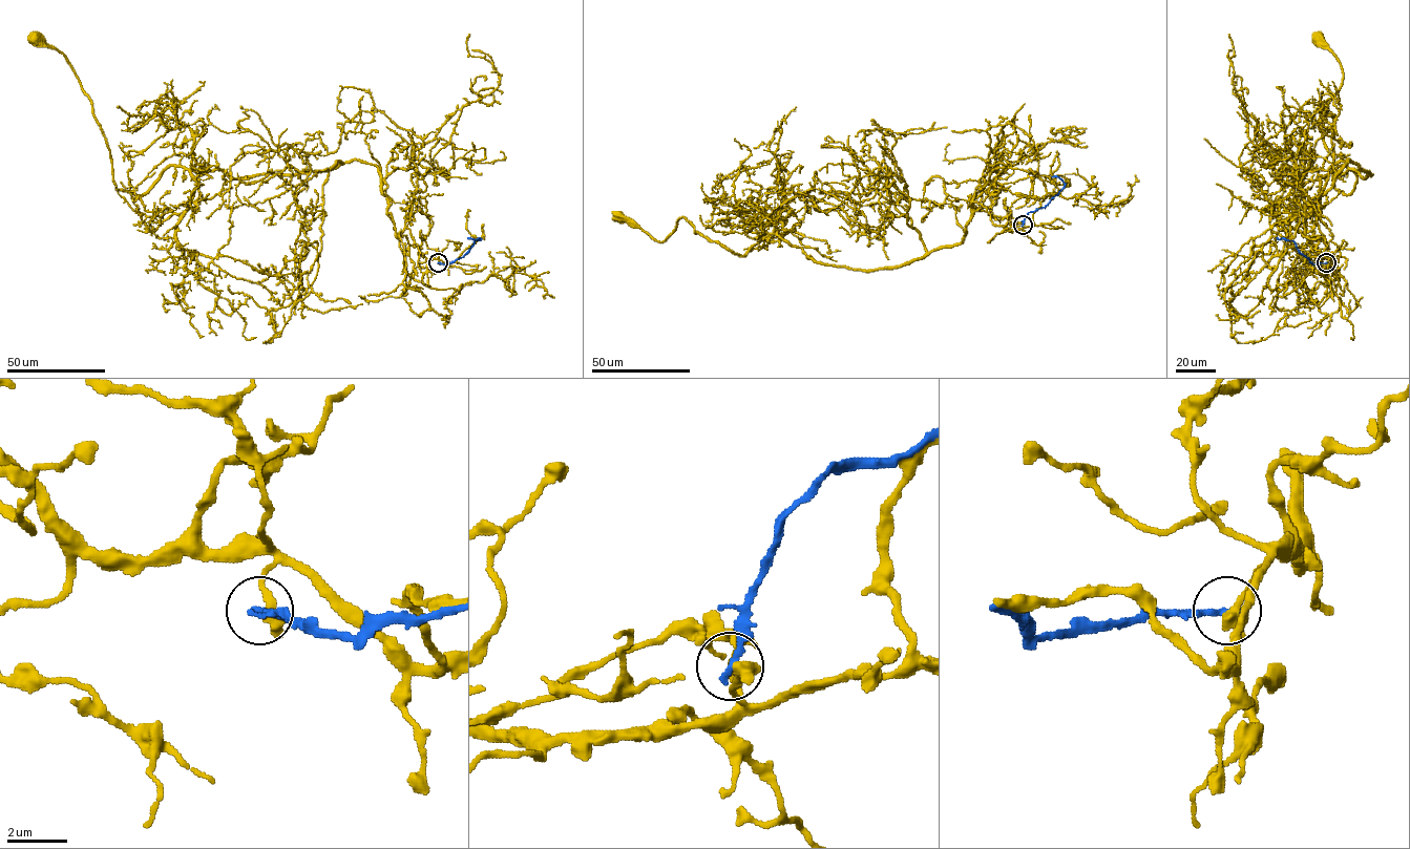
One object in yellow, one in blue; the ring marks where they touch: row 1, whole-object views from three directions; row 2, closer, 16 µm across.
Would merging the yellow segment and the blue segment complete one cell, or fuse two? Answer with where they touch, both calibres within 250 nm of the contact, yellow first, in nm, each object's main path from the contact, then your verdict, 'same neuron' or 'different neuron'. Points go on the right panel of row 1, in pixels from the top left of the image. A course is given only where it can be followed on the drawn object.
(1326, 262) | 480/260 nm | yellow via (1326, 262), (1306, 203), (1349, 160), (1371, 174), (1334, 187), (1319, 38) | blue via (1326, 262), (1313, 264), (1299, 252), (1293, 241), (1278, 238) | different neuron

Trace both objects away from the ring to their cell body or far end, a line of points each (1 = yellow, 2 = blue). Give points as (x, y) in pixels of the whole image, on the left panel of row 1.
1: (438, 262), (359, 161), (169, 166), (119, 190), (91, 100), (36, 38)
2: (438, 262), (450, 263), (461, 258), (480, 238), (467, 238)

